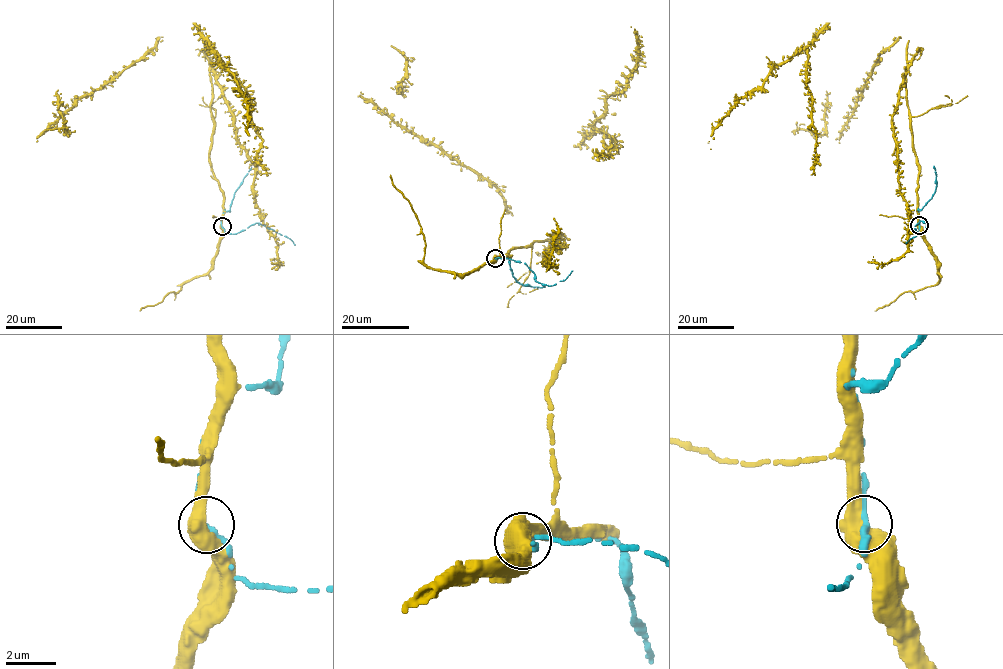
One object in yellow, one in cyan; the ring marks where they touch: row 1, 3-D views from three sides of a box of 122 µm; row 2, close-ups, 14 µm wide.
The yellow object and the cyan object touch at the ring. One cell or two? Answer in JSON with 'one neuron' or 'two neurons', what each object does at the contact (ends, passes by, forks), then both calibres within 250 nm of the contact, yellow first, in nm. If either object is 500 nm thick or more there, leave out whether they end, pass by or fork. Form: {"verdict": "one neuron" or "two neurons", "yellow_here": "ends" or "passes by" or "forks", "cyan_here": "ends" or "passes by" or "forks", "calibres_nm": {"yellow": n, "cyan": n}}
{"verdict": "one neuron", "calibres_nm": {"yellow": 500, "cyan": 240}}

